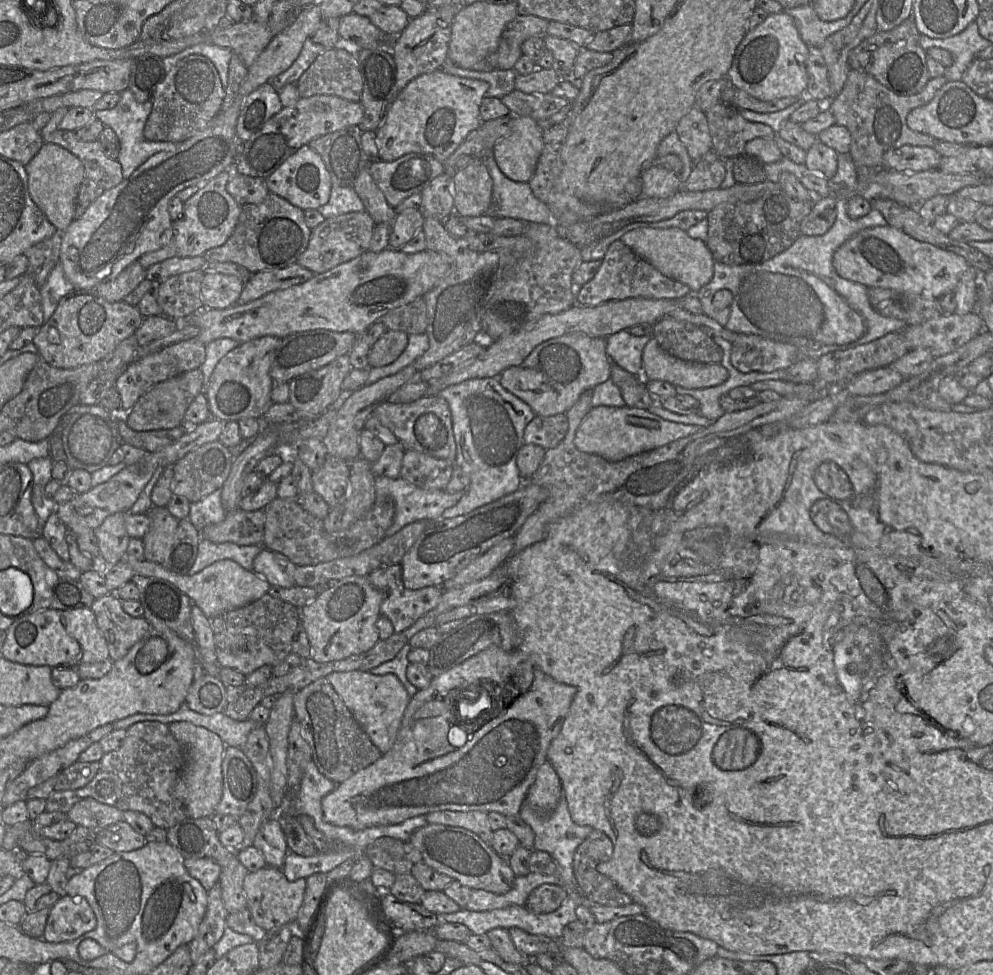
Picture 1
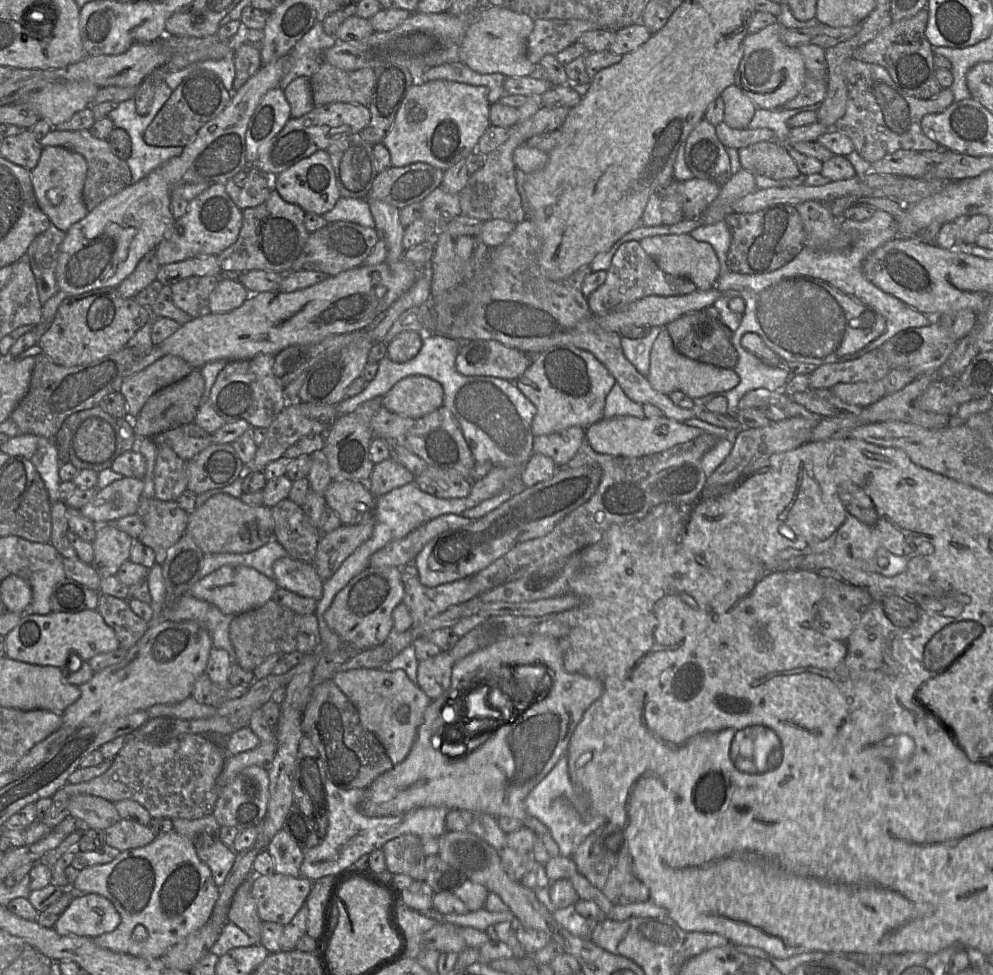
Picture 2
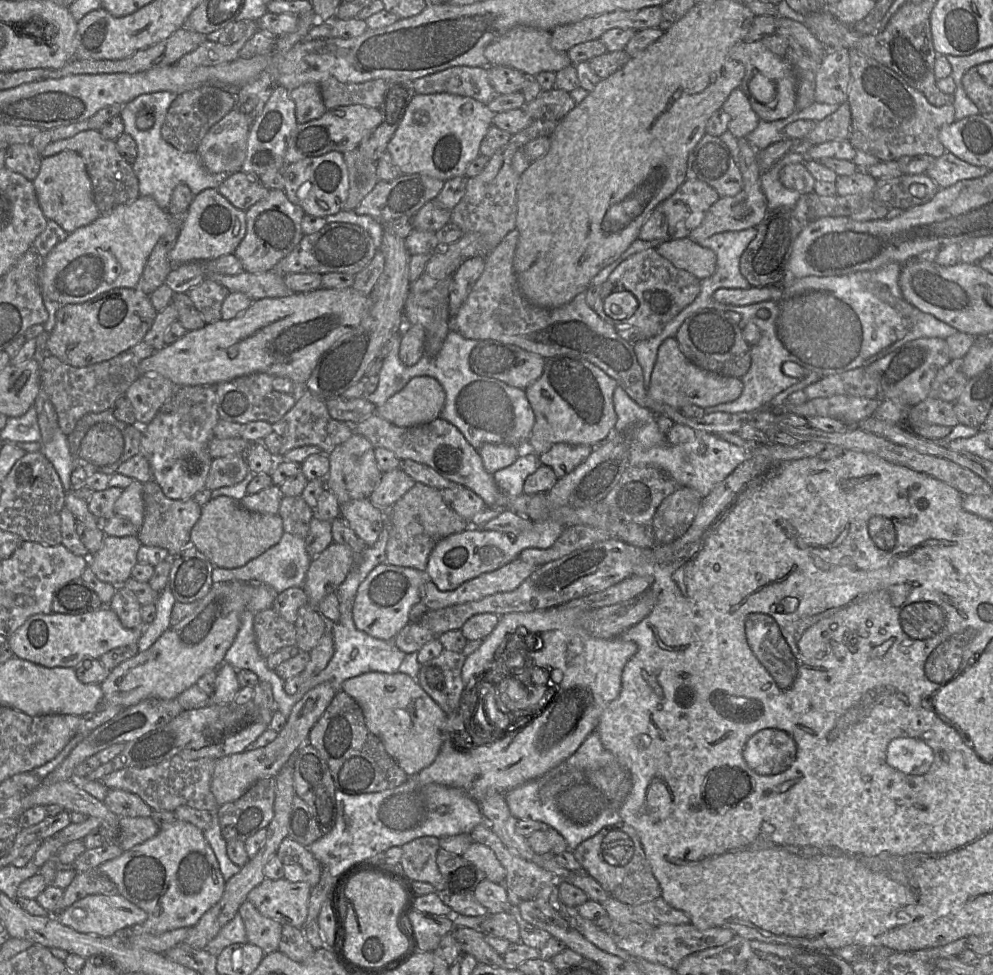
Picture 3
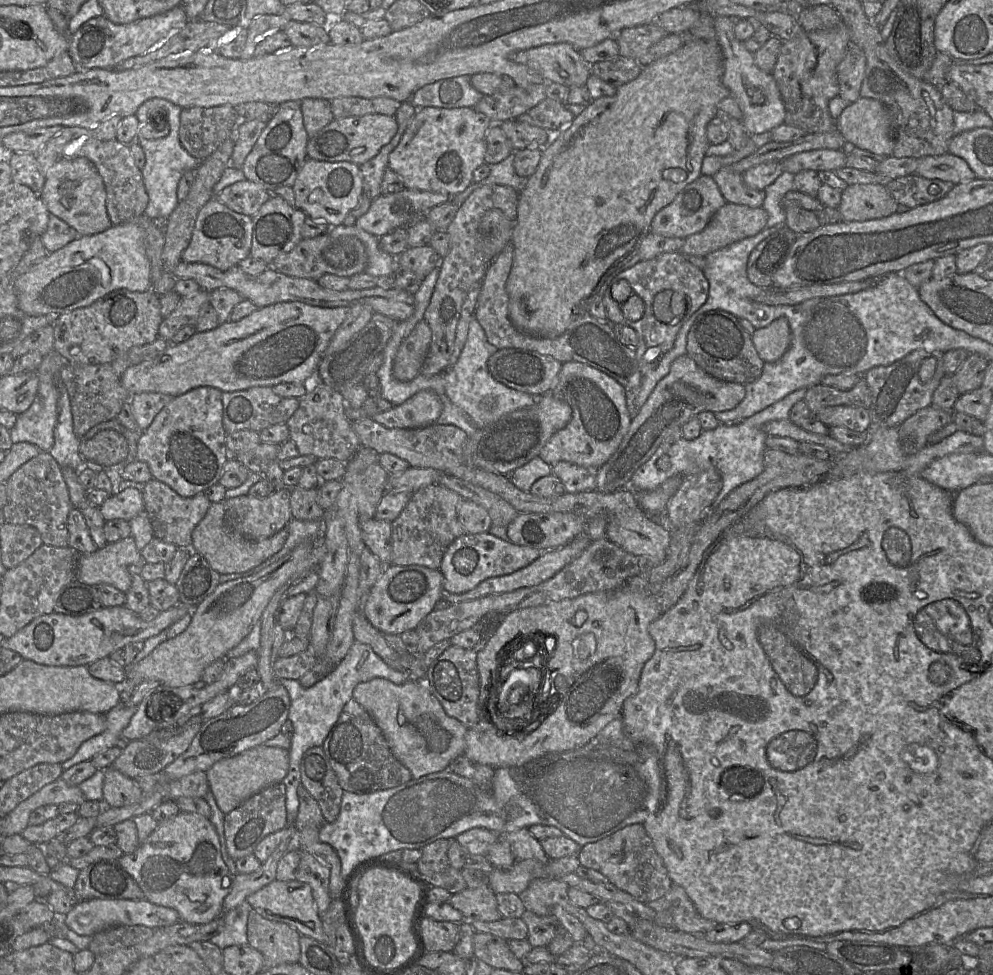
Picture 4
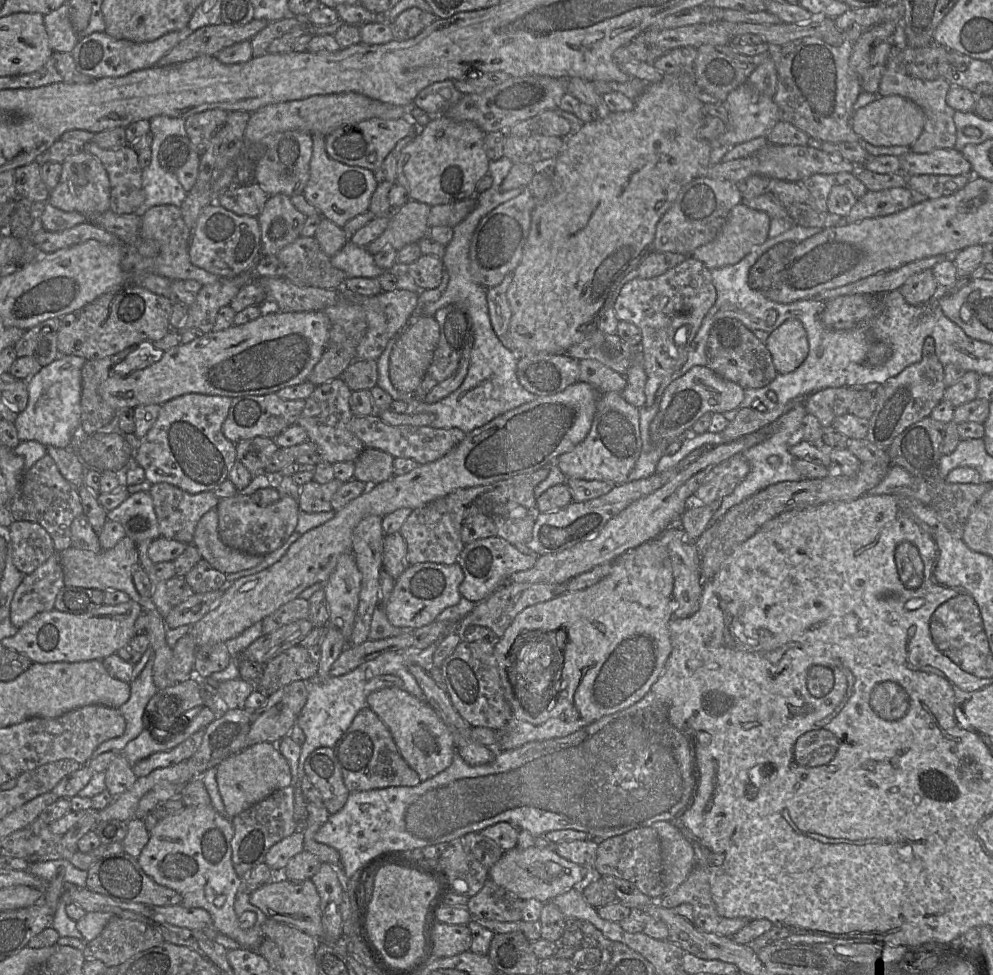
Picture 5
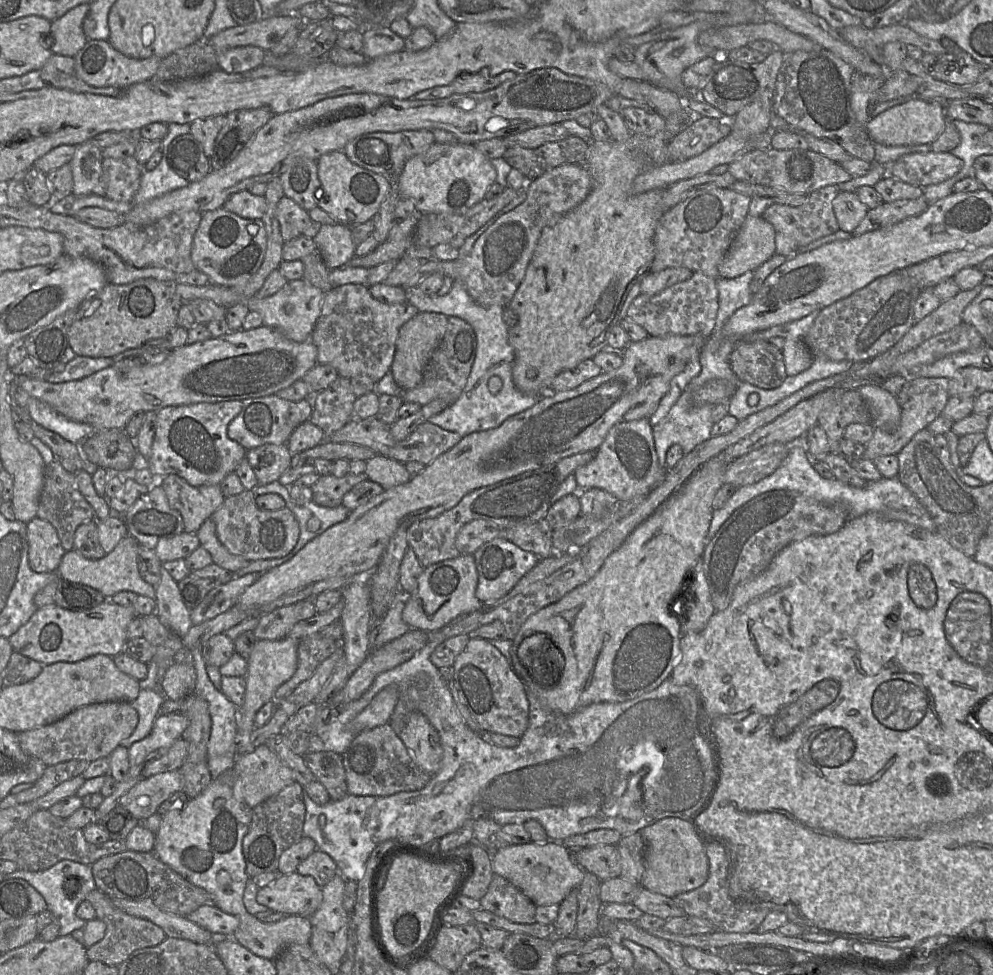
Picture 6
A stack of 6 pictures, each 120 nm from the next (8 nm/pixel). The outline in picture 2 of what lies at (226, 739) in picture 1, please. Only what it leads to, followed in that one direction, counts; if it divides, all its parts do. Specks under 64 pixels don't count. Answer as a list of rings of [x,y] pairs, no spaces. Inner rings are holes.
[[[193,696],[175,704],[157,704],[146,710],[150,719],[173,717],[184,720],[205,719],[216,713],[216,708],[198,703]]]

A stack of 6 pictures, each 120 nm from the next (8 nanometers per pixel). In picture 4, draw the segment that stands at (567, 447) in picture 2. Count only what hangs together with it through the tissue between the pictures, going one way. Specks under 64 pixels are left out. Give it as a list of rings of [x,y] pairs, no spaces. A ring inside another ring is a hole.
[[[566,461],[557,462],[552,466],[553,474],[561,480],[566,492],[569,493],[594,491],[596,470]]]

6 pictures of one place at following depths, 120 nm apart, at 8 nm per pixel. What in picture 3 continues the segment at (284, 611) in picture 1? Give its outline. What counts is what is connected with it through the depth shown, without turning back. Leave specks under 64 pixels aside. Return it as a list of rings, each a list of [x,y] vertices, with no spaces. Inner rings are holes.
[[[272,607],[254,615],[253,627],[259,653],[264,658],[297,644],[295,624],[287,622]]]

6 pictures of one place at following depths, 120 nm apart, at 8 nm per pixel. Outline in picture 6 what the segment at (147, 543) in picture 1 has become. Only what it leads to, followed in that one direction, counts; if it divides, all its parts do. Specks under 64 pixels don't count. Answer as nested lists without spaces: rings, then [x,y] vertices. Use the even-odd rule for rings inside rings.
[[[174,474],[157,478],[155,484],[161,485],[170,507],[181,514],[186,533],[196,533],[225,500],[219,484],[192,486]]]

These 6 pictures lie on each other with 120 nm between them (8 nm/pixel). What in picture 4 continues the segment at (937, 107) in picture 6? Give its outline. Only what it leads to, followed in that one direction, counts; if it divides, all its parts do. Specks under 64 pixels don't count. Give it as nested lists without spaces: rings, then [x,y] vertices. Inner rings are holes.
[[[860,97],[849,103],[837,119],[837,129],[858,148],[886,157],[892,154],[892,114],[877,100]]]

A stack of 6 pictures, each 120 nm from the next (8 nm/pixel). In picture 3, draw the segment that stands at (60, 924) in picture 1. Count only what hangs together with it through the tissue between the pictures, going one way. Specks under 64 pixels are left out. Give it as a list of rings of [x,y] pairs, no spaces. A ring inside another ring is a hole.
[[[88,895],[75,902],[66,910],[57,913],[61,924],[84,934],[95,934],[101,937],[111,937],[121,930],[134,925],[143,924],[148,919],[148,914],[121,896],[117,895]]]

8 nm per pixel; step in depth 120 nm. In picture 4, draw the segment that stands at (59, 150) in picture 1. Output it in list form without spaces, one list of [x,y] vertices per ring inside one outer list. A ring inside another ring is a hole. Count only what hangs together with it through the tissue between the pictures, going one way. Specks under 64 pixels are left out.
[[[60,157],[44,174],[45,182],[39,193],[50,214],[74,228],[79,235],[94,235],[111,225],[106,210],[106,191],[95,165],[86,157]]]

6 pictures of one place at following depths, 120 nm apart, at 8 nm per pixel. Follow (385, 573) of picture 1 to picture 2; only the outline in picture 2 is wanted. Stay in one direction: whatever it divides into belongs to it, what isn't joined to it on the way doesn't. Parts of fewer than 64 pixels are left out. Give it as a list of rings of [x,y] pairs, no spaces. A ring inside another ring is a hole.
[[[413,563],[400,570],[404,586],[402,604],[409,610],[413,626],[419,626],[449,607],[482,594],[473,585],[471,576],[436,587],[426,587],[420,582]]]

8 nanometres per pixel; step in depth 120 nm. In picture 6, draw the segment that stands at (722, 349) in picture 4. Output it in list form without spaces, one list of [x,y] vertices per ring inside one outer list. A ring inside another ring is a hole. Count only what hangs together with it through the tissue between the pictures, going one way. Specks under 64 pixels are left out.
[[[766,340],[736,341],[729,363],[739,382],[764,389],[779,387],[788,376],[781,350]]]

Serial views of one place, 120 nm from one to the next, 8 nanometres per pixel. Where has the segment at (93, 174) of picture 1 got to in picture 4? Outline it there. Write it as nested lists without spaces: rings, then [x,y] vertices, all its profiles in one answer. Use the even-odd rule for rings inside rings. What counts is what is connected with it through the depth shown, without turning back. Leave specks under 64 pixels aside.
[[[91,136],[81,137],[66,145],[61,157],[83,156],[89,159],[96,167],[106,191],[106,210],[112,225],[125,223],[134,217],[144,214],[148,204],[148,195],[143,183],[141,170],[136,166],[129,144],[114,139],[102,141]]]

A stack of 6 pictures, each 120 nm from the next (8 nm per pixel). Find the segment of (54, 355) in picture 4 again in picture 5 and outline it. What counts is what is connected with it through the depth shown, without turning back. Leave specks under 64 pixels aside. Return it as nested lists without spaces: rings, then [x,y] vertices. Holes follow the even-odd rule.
[[[65,355],[29,378],[28,405],[18,413],[14,422],[21,442],[35,440],[44,446],[69,447],[72,436],[81,424],[81,371],[87,361],[79,356]]]

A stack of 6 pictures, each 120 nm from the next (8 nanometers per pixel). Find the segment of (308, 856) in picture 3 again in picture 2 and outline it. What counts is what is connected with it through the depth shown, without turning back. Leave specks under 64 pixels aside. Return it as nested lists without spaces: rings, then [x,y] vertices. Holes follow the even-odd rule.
[[[284,829],[278,831],[270,840],[266,851],[273,858],[276,873],[300,877],[303,850]]]

